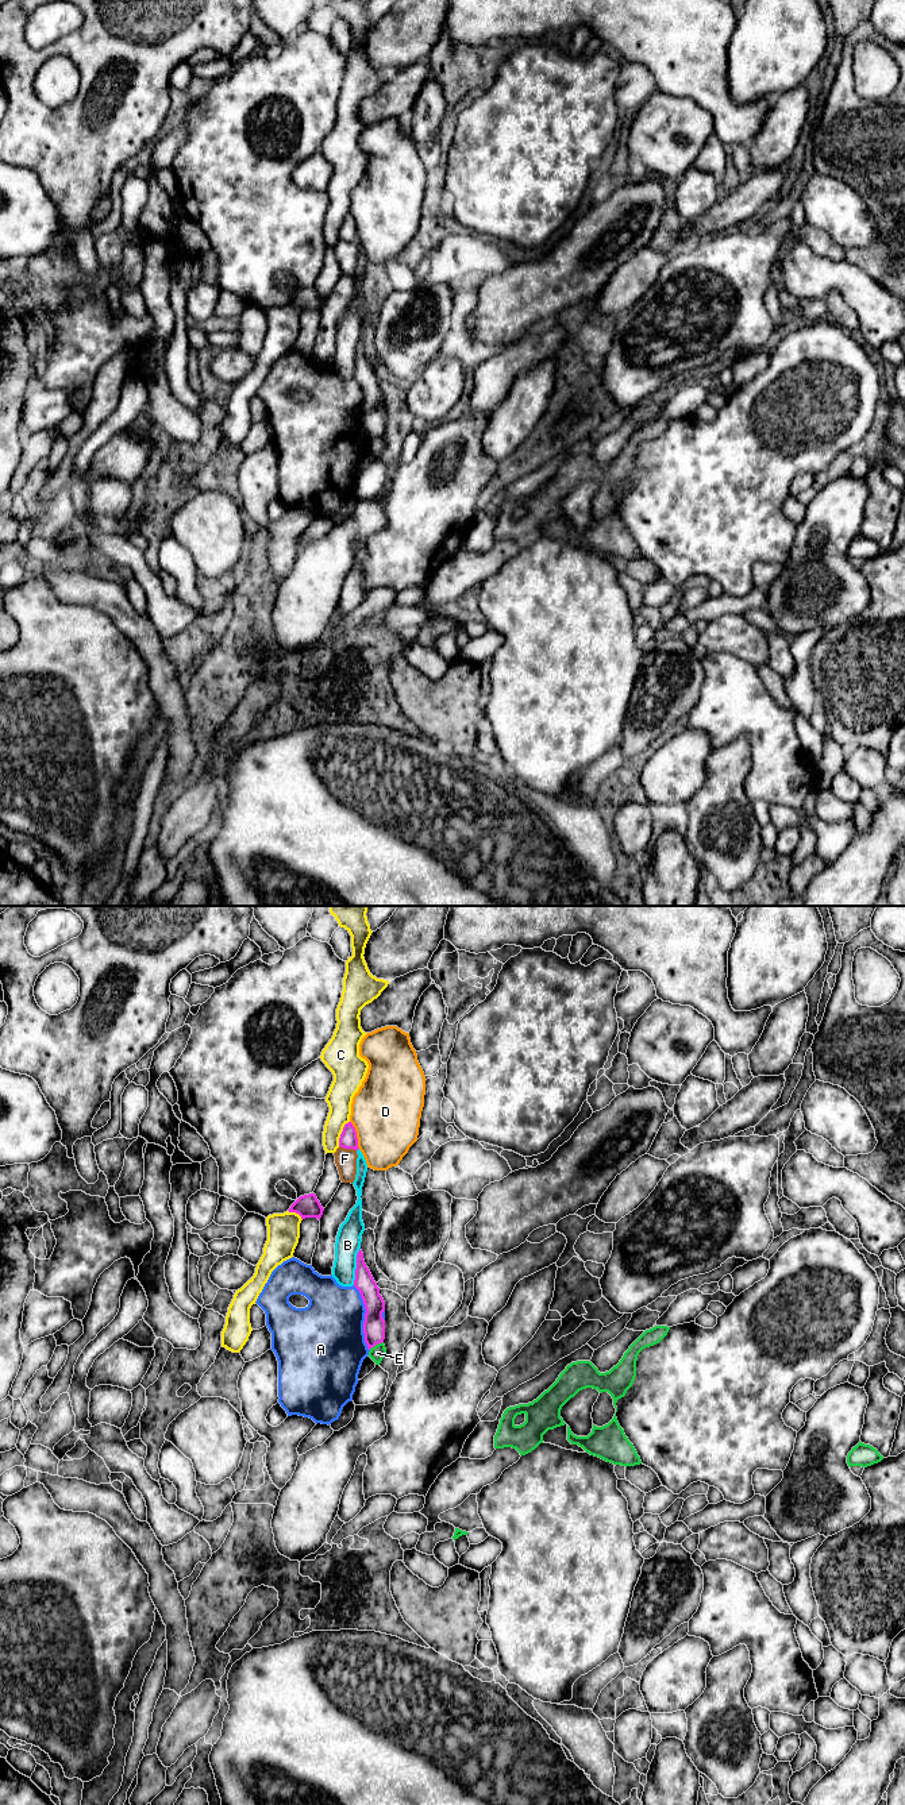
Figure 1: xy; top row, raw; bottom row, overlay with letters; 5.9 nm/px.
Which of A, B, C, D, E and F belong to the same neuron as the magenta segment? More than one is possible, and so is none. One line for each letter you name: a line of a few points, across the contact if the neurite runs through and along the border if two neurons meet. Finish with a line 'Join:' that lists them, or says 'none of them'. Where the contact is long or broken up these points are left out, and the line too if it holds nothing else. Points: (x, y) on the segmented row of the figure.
Join: none of them

